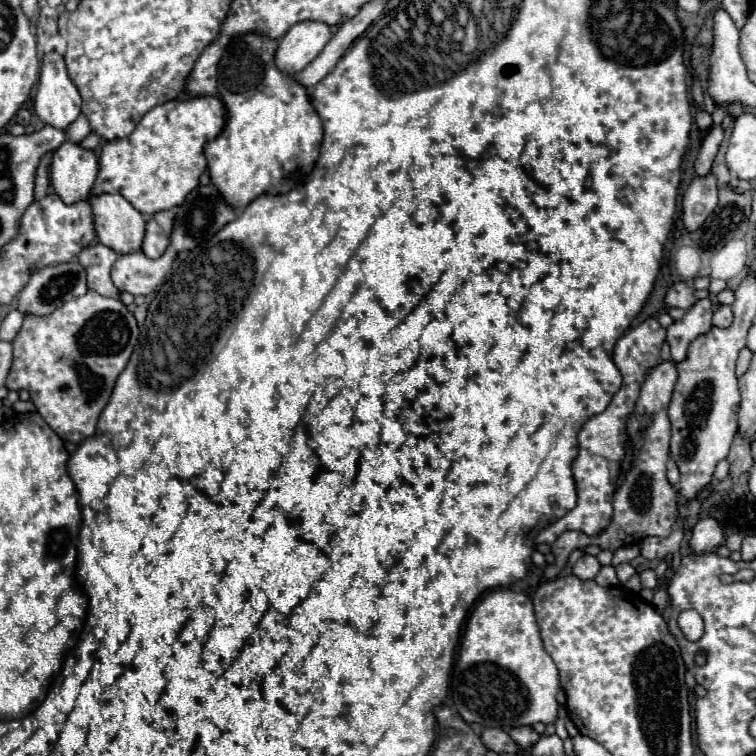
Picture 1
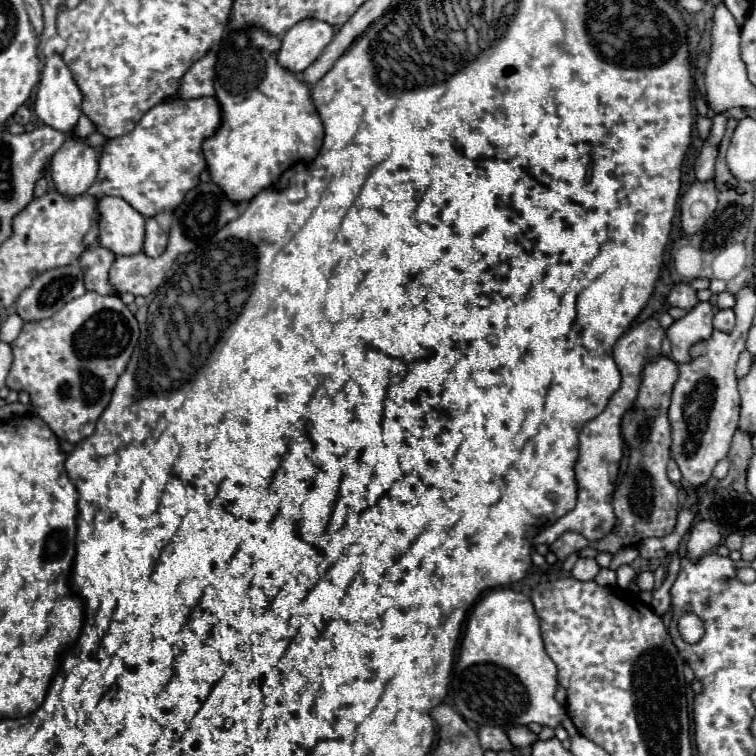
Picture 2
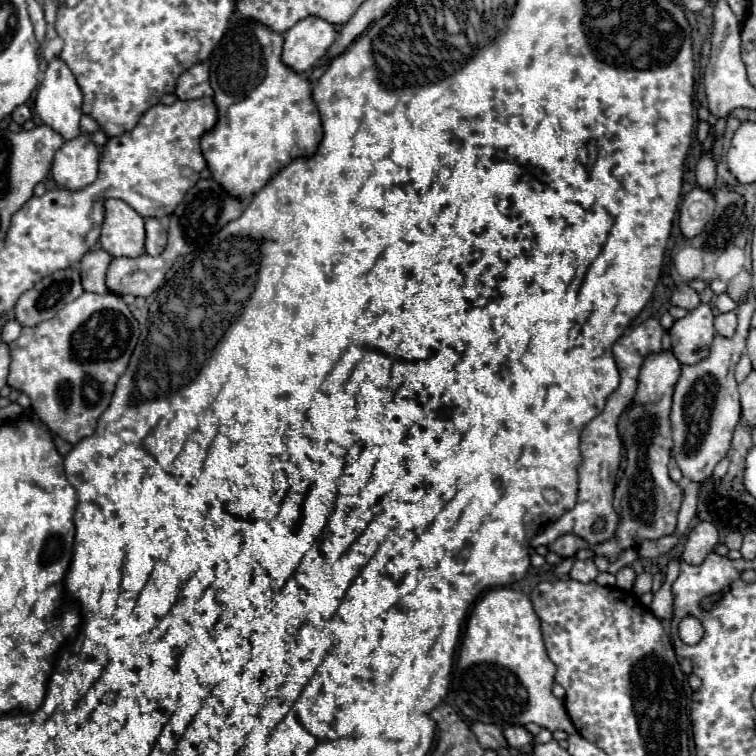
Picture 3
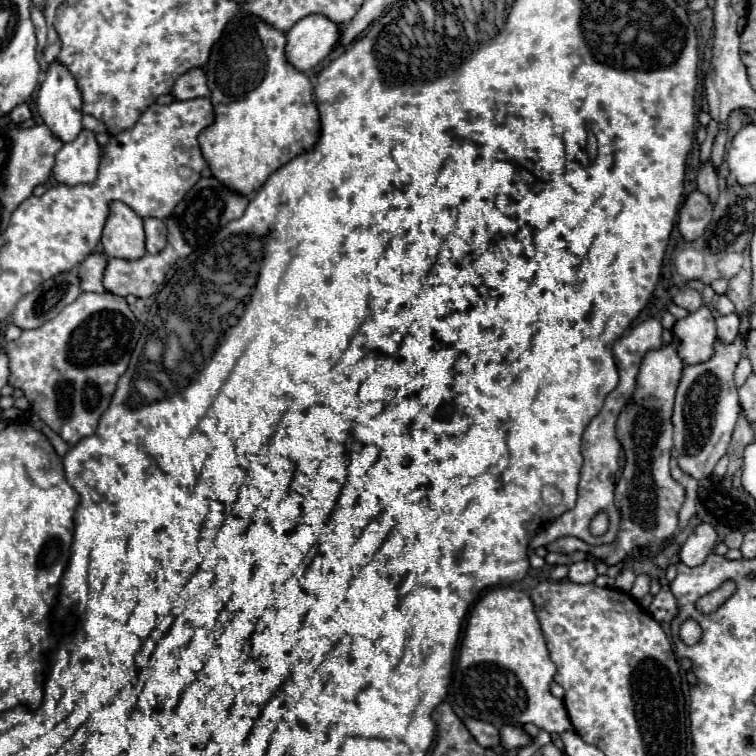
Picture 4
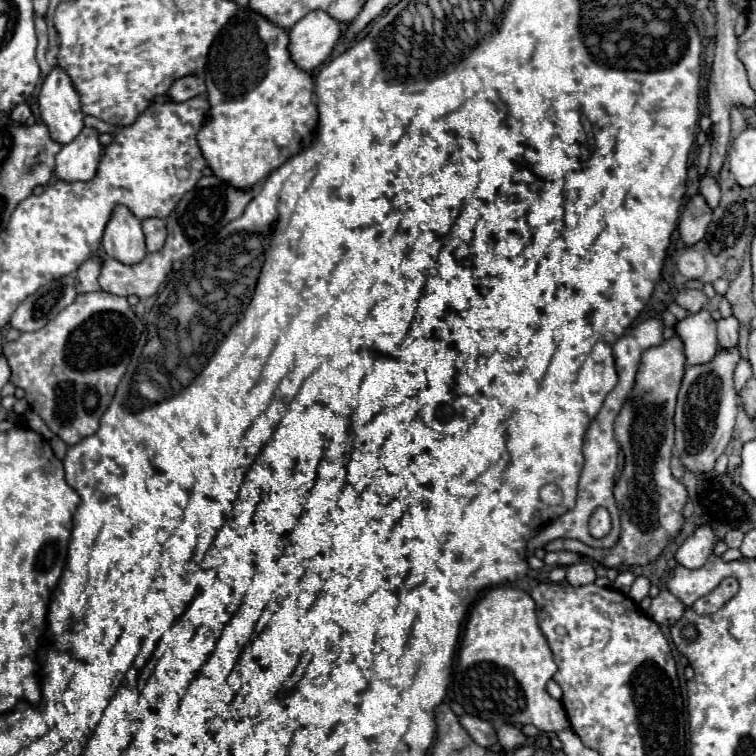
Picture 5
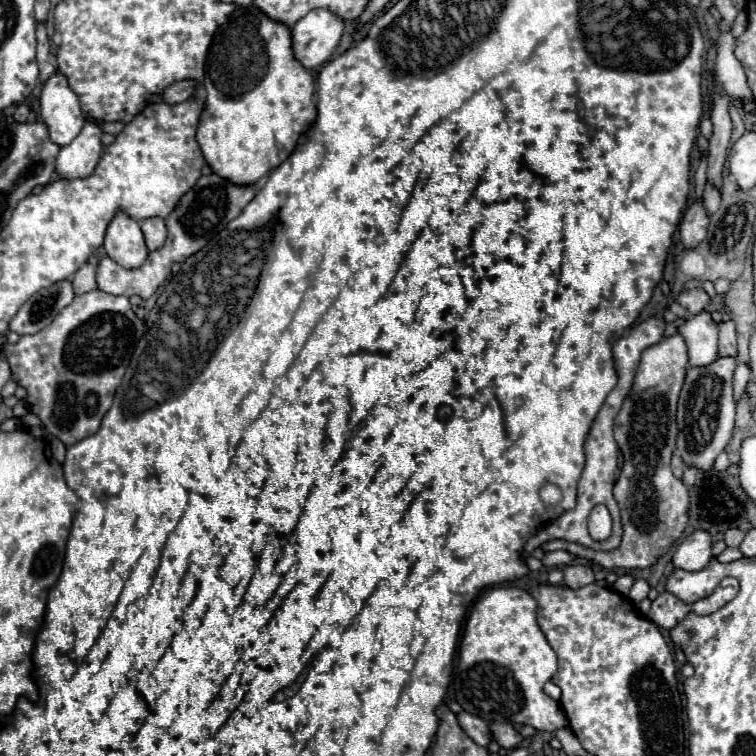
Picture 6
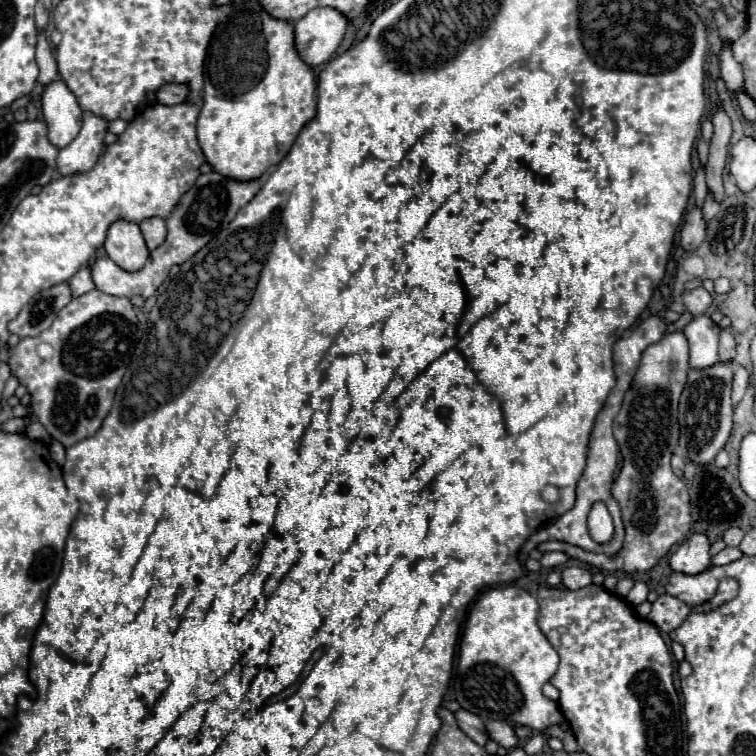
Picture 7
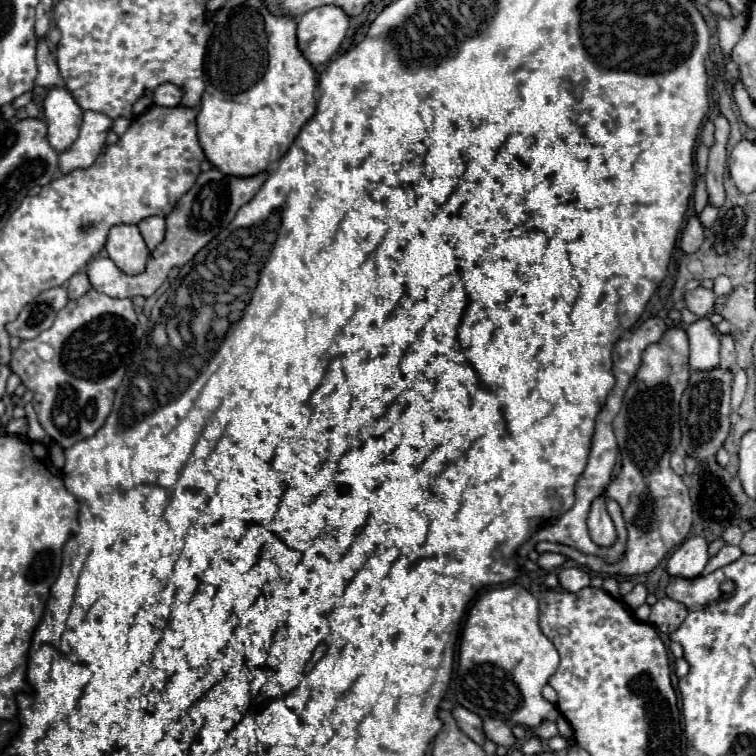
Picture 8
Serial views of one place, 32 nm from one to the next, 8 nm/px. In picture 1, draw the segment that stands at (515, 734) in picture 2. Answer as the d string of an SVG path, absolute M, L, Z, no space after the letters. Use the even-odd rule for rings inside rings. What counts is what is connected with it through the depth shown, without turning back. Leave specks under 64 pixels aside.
M520 726L520 728L512 728L510 730L510 738L520 746L520 748L530 748L538 742L540 734L536 734L530 726Z

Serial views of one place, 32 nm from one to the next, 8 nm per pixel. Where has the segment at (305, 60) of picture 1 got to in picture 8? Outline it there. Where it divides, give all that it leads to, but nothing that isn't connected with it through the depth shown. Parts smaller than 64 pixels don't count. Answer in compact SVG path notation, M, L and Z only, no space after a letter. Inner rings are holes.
M334 4L314 8L298 18L298 46L310 64L324 64L346 38L350 18Z

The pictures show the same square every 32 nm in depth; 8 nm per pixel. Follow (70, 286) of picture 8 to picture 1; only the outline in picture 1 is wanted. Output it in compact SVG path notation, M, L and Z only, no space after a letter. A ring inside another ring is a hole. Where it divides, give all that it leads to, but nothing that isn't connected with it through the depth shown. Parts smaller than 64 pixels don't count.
M104 244L88 246L80 252L78 262L86 270L86 282L88 288L102 294L102 296L116 296L120 298L120 292L116 292L116 286L110 280L110 268L116 262L118 254L110 248L104 248Z

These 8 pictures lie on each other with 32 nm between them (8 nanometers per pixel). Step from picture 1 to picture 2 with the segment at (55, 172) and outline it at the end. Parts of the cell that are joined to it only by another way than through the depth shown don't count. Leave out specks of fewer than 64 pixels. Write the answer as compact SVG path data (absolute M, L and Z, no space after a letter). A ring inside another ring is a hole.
M68 138L52 158L50 174L58 192L78 196L96 180L98 154L84 138Z

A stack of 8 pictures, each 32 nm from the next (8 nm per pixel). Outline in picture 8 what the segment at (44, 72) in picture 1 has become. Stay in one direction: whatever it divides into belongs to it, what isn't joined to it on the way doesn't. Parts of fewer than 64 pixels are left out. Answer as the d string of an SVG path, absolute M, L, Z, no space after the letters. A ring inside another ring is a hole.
M50 88L44 100L44 116L48 122L48 142L62 154L78 138L82 126L82 110L66 88Z

